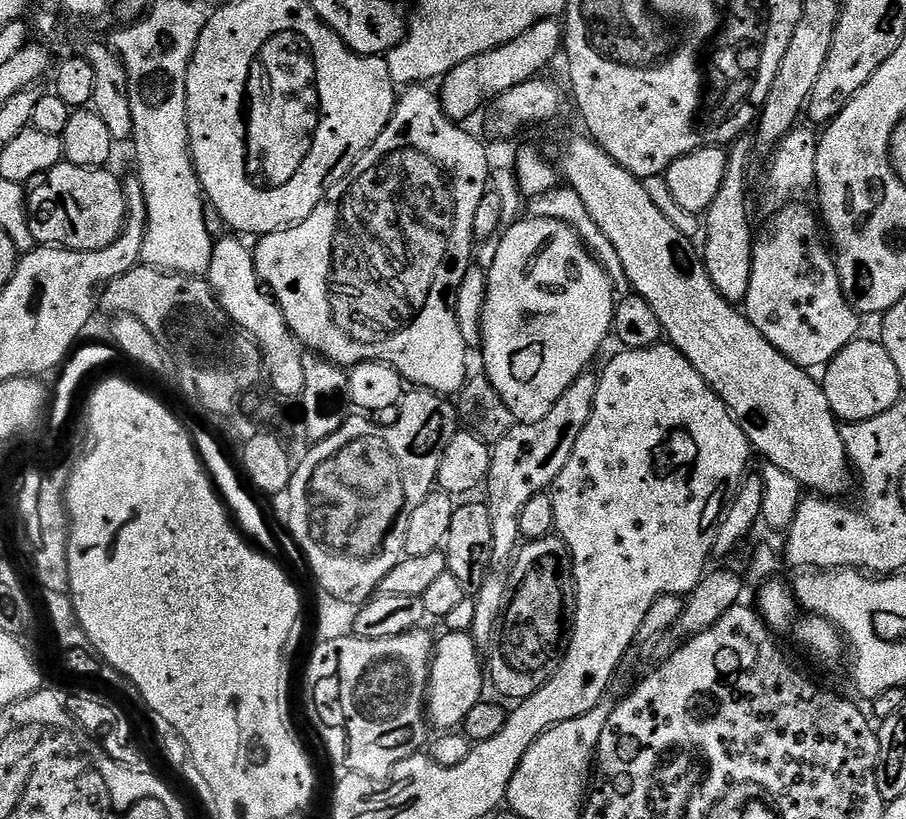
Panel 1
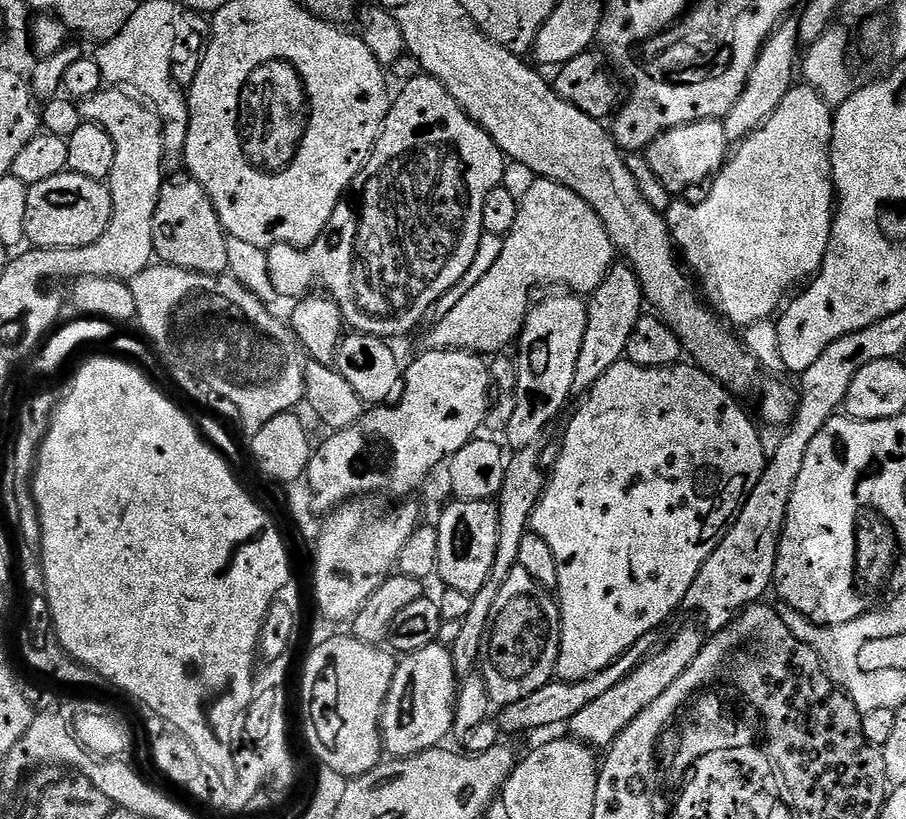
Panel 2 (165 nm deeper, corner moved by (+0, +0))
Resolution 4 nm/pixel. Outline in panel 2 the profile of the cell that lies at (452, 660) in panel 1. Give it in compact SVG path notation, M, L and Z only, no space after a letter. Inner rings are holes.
M435 642L405 655L397 663L381 716L381 743L385 753L395 759L404 759L416 756L427 749L439 747L444 742L443 739L453 733L457 693L458 681L455 676L452 651L447 645Z

